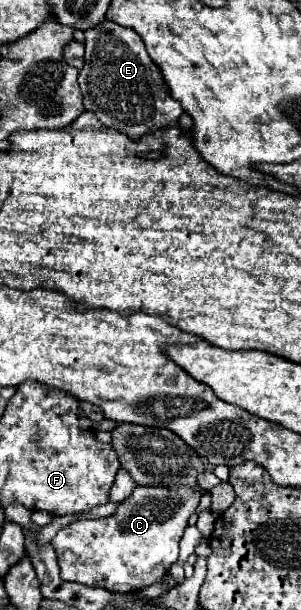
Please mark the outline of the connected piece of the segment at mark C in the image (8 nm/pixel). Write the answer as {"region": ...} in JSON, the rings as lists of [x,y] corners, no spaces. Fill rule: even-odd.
{"region":[[[136,487],[112,517],[94,521],[78,519],[62,527],[51,541],[56,547],[60,577],[64,581],[124,593],[152,585],[176,561],[178,543],[198,501],[200,495],[188,487],[180,487],[178,491],[166,487]]]}

